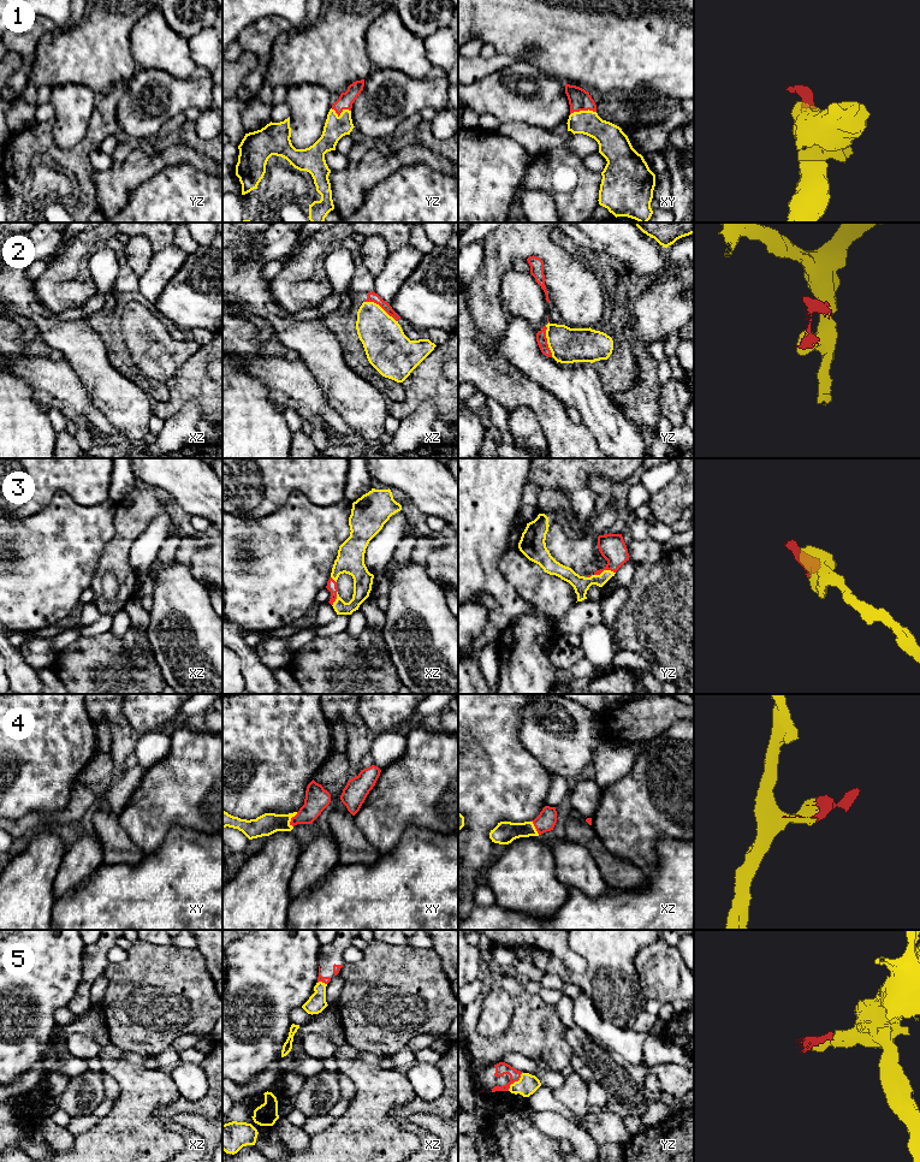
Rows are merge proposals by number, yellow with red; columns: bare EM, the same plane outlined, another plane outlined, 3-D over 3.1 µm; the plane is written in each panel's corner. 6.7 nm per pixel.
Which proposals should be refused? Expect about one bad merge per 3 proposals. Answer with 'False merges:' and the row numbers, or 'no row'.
False merges: 2

